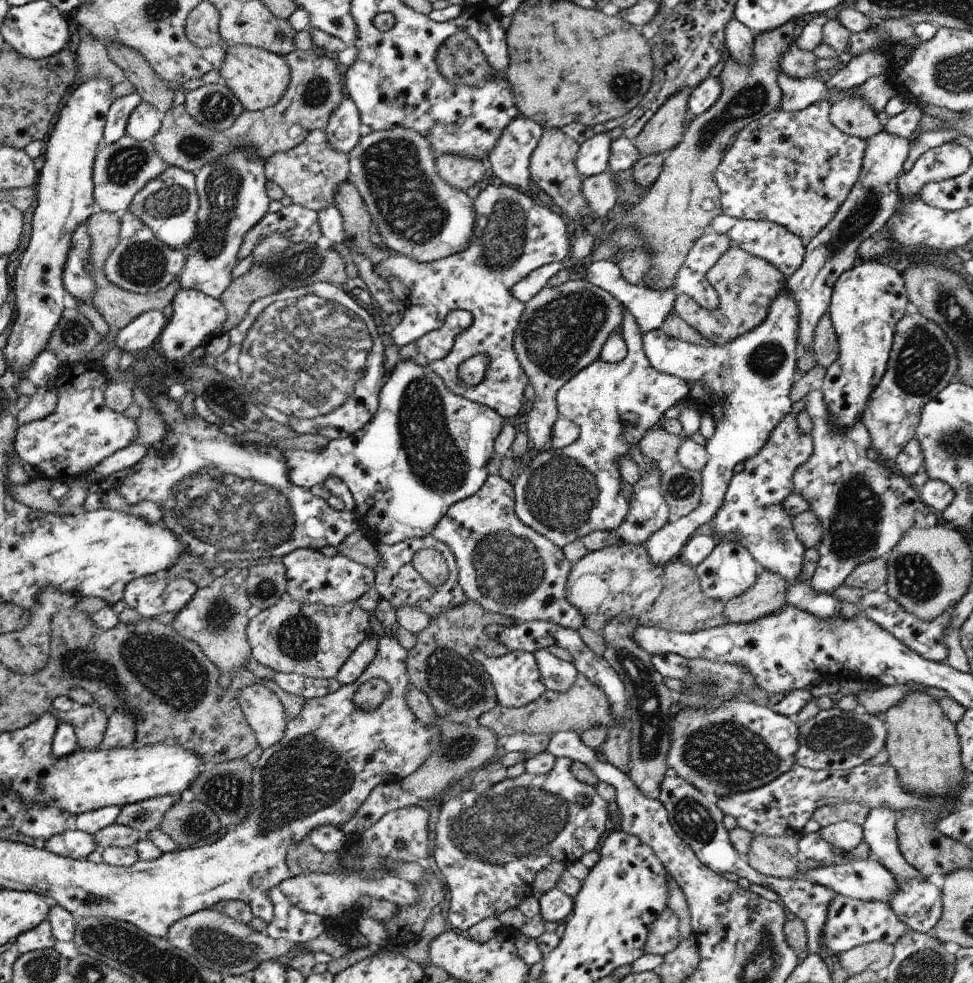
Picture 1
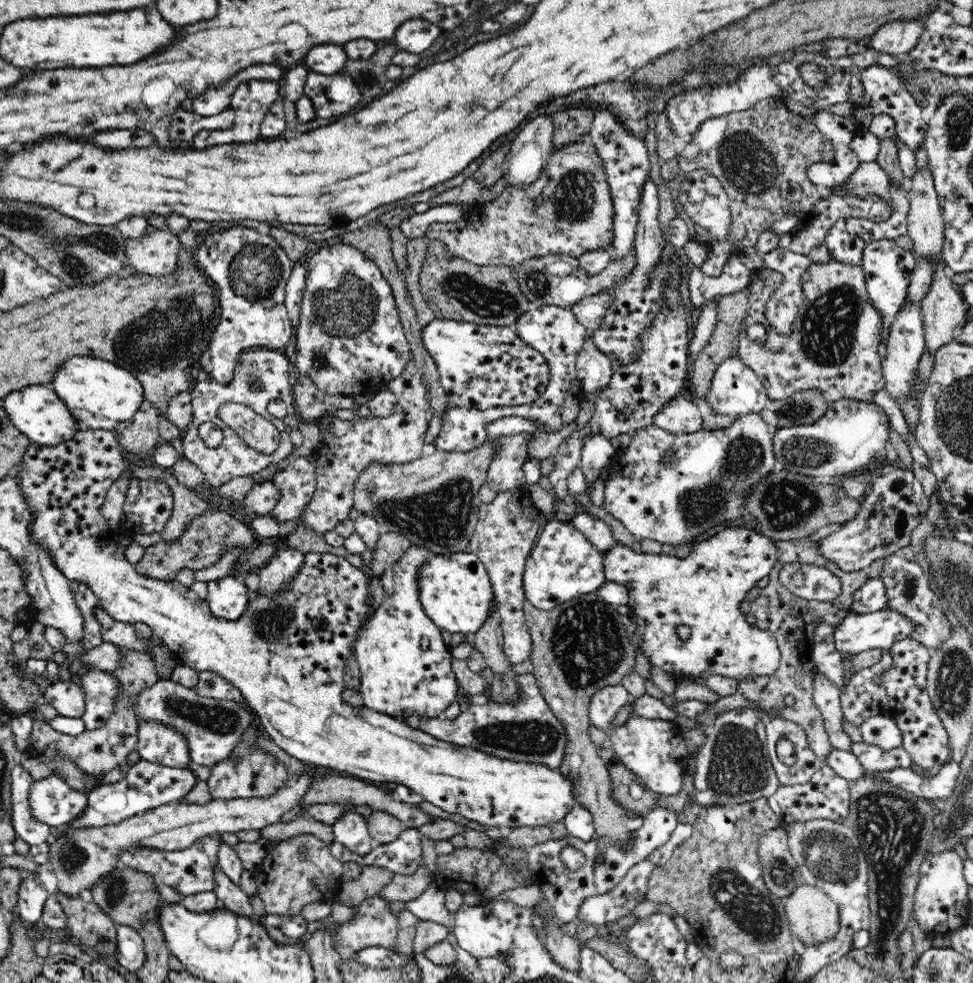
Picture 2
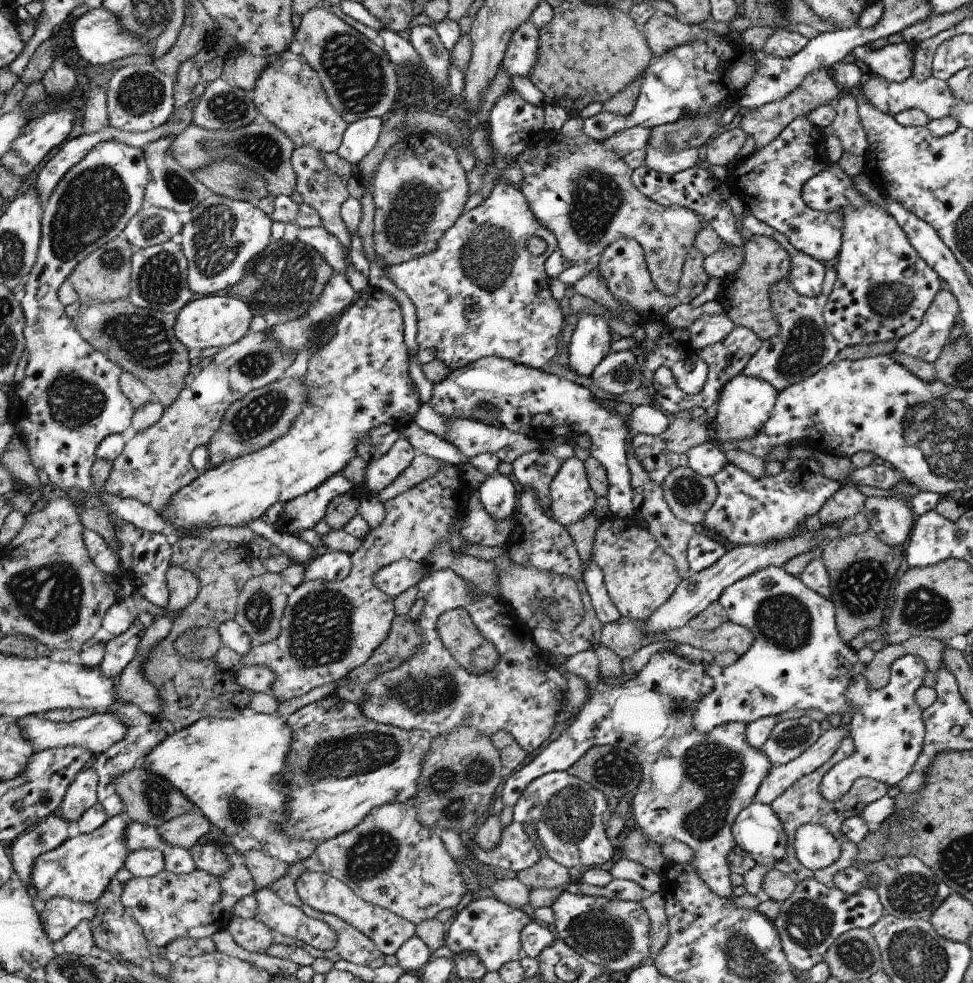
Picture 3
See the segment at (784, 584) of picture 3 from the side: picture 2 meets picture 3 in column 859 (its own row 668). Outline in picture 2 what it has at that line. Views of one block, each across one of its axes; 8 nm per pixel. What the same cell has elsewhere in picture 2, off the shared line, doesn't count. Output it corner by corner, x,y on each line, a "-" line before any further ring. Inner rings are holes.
726,527
720,529
717,534
710,536
709,539
701,540
690,544
690,554
685,558
678,558
670,555
660,554
646,554
636,553
630,549
626,544
619,541
615,542
615,545
607,551
603,552
604,570
607,580
610,582
617,582
620,585
624,585
629,590
629,614
627,616
626,632
629,636
632,646
635,650
640,650
644,656
649,660
650,664
668,672
670,676
674,677
675,682
686,681
688,677
703,676
703,675
720,675
724,677
730,677
740,682
748,677
768,677
776,674
776,670
780,666
781,650
777,644
774,634
766,630
760,630
753,625
749,625
745,619
745,614
740,611
740,602
746,598
748,591
756,585
758,580
762,580
764,576
769,576
770,571
773,569
774,563
778,560
777,543
774,540
766,538
763,533
756,533
752,529
746,529
744,527
-
634,618
642,618
642,624
634,621
-
644,622
647,622
644,624
-
678,626
688,626
690,628
690,636
687,640
679,640
676,628

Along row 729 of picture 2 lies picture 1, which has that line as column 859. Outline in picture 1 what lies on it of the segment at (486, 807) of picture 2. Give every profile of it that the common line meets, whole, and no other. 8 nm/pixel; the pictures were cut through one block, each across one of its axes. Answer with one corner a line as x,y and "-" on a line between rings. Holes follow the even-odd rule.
866,259
859,261
859,266
852,267
845,273
843,273
838,281
835,283
833,287
833,292
831,295
831,302
829,305
829,314
830,319
832,320
837,338
839,343
839,354
838,359
827,369
825,378
821,383
819,383
819,387
822,390
823,398
829,407
829,412
831,413
831,419
833,420
833,425
835,427
842,427
845,429
846,427
850,427
855,424
857,419
861,420
861,415
865,410
866,402
868,401
869,395
874,391
874,388
880,383
880,380
883,378
883,375
887,370
887,363
889,360
889,353
893,344
893,337
895,334
895,327
897,323
907,314
908,310
911,309
911,305
909,303
909,299
907,298
907,291
905,288
904,278
902,271
898,271
896,267
890,268
887,263
887,259

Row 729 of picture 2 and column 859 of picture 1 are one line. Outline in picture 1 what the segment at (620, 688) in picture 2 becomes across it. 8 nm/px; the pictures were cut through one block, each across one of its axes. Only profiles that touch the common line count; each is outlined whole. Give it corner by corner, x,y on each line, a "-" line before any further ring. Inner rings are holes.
883,590
868,591
860,598
859,604
856,605
862,611
862,615
872,620
875,624
878,624
883,630
886,630
889,634
892,634
897,640
902,642
909,650
916,652
928,661
944,662
948,655
946,644
943,640
944,630
949,626
951,618
951,607
946,610
941,616
933,619
929,622
923,622
919,620
914,614
906,613
898,602
895,602
890,596

